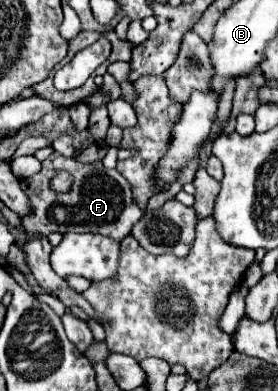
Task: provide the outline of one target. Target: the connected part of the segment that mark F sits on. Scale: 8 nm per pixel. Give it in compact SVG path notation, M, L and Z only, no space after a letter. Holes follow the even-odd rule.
M52 153L46 161L42 161L40 173L22 179L20 183L34 207L32 217L22 219L22 227L26 233L40 233L42 237L48 237L50 233L68 233L68 231L100 233L116 241L122 241L126 235L130 235L132 225L142 217L140 207L132 199L128 181L116 169L106 169L100 161L92 165L80 165L80 161L72 157ZM58 171L74 173L74 187L70 193L54 193L50 189L50 179Z

